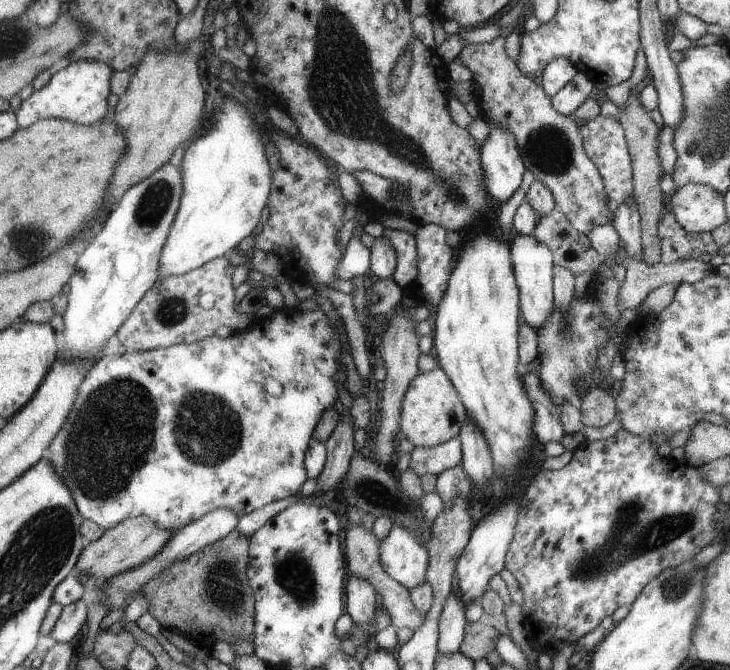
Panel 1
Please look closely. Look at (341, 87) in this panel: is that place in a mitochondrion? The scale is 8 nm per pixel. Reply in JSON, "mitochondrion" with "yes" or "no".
{"mitochondrion":"yes"}

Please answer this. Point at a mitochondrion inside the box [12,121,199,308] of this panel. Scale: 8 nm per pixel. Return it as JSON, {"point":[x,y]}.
{"point":[153,204]}

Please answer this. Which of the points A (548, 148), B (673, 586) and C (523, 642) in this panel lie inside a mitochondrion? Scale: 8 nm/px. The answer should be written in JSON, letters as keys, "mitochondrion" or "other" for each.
{"A":"mitochondrion","B":"mitochondrion","C":"other"}

